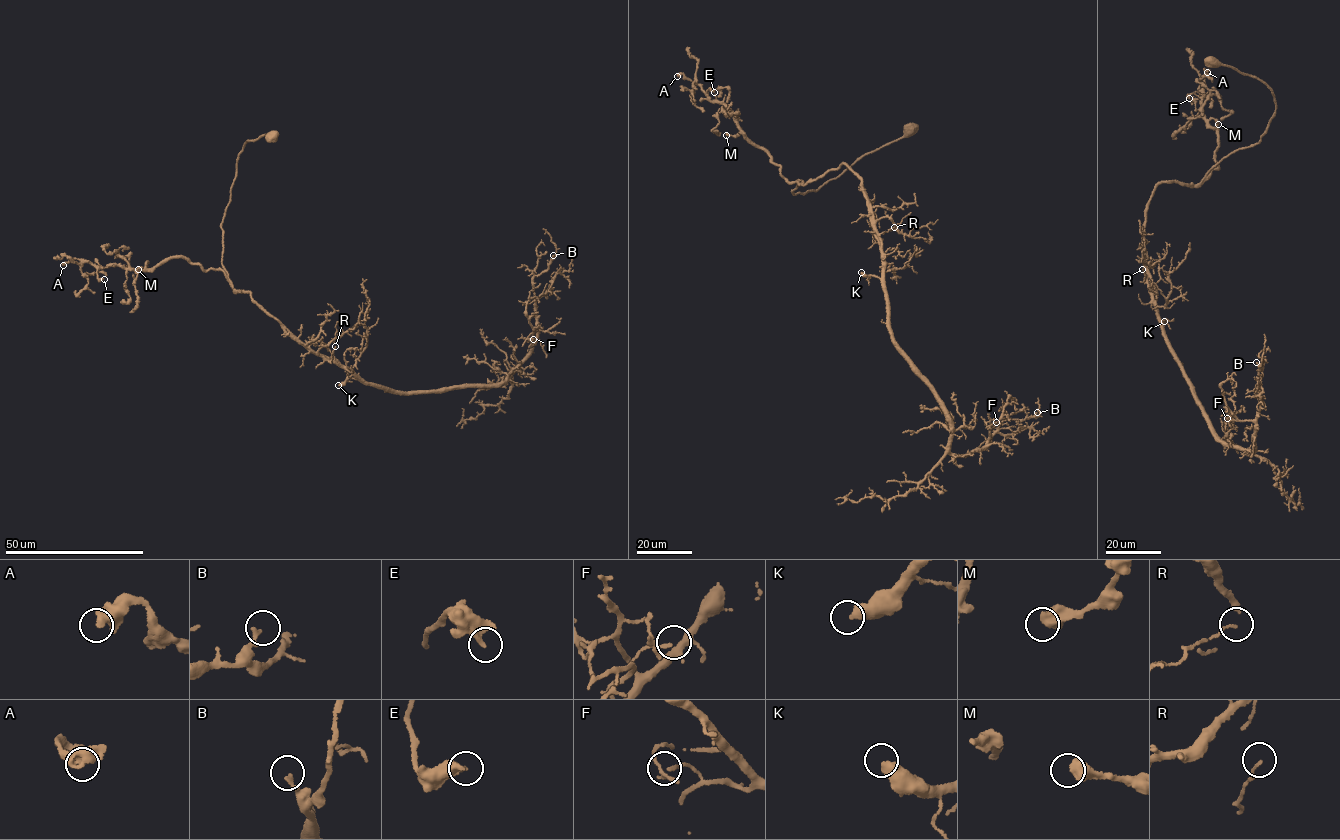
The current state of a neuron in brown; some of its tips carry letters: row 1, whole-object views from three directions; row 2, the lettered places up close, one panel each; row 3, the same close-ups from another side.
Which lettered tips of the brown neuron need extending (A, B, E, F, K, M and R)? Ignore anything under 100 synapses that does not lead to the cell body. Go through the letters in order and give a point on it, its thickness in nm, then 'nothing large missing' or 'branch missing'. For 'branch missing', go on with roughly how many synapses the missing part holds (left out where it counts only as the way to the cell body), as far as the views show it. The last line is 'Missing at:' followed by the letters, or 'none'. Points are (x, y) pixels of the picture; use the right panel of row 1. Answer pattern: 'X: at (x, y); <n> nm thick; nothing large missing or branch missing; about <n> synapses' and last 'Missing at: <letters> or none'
A: at (1207, 72); 260 nm thick; nothing large missing
B: at (1256, 362); 200 nm thick; nothing large missing
E: at (1189, 98); 360 nm thick; nothing large missing
F: at (1227, 418); 110 nm thick; nothing large missing
K: at (1164, 321); 480 nm thick; branch missing; about 160 synapses
M: at (1218, 124); 600 nm thick; nothing large missing
R: at (1142, 269); 80 nm thick; nothing large missing
Missing at: K

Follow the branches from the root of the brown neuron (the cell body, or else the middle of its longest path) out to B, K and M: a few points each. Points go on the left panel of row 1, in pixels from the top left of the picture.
B: (273, 136), (238, 155), (222, 265), (287, 334), (369, 383), (501, 382), (536, 337), (533, 279), (553, 255)
K: (273, 136), (248, 141), (238, 155), (221, 261), (234, 290), (357, 378), (338, 385)
M: (273, 136), (248, 141), (238, 155), (220, 224), (228, 277), (180, 257), (138, 269)

